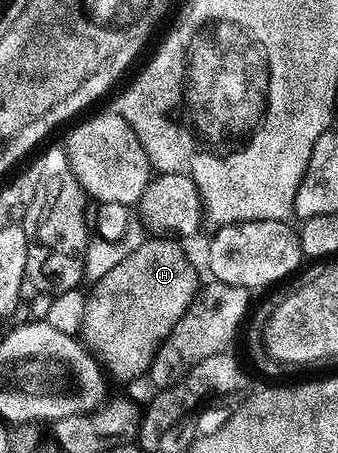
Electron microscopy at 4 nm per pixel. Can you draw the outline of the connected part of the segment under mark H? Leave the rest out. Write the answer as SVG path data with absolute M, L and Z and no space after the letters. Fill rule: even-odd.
M170 237L149 238L122 262L95 282L93 293L87 298L85 317L80 333L83 342L90 346L105 370L113 377L132 379L151 370L159 346L177 321L184 315L190 303L200 290L198 273L185 251Z

